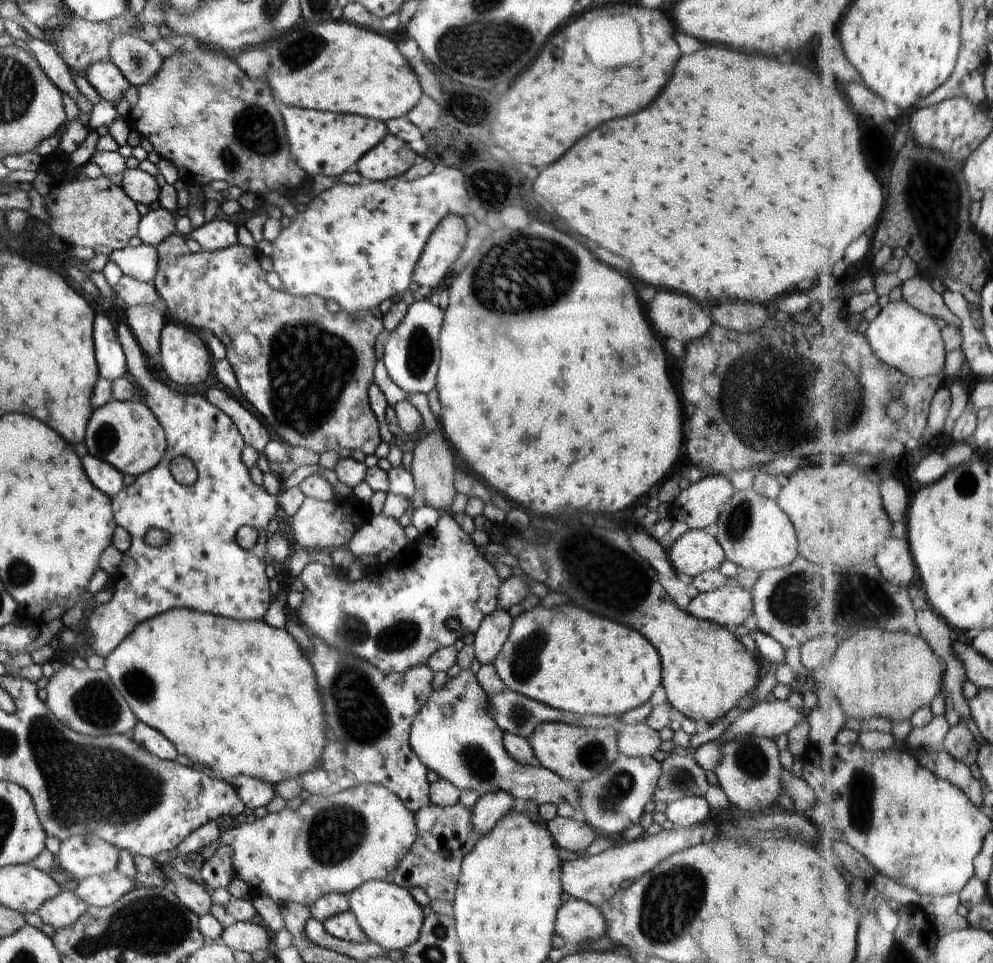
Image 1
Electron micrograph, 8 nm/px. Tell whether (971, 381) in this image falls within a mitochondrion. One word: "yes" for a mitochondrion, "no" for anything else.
no

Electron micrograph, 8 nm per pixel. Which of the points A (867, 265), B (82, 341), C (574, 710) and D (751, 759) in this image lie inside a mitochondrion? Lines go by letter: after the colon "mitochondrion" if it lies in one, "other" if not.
A: other
B: other
C: other
D: mitochondrion

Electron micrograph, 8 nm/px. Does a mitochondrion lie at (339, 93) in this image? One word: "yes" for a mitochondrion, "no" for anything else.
no

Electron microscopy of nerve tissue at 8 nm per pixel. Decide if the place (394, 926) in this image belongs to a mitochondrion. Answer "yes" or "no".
no

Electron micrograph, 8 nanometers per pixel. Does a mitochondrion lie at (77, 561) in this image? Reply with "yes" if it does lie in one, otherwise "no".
no

